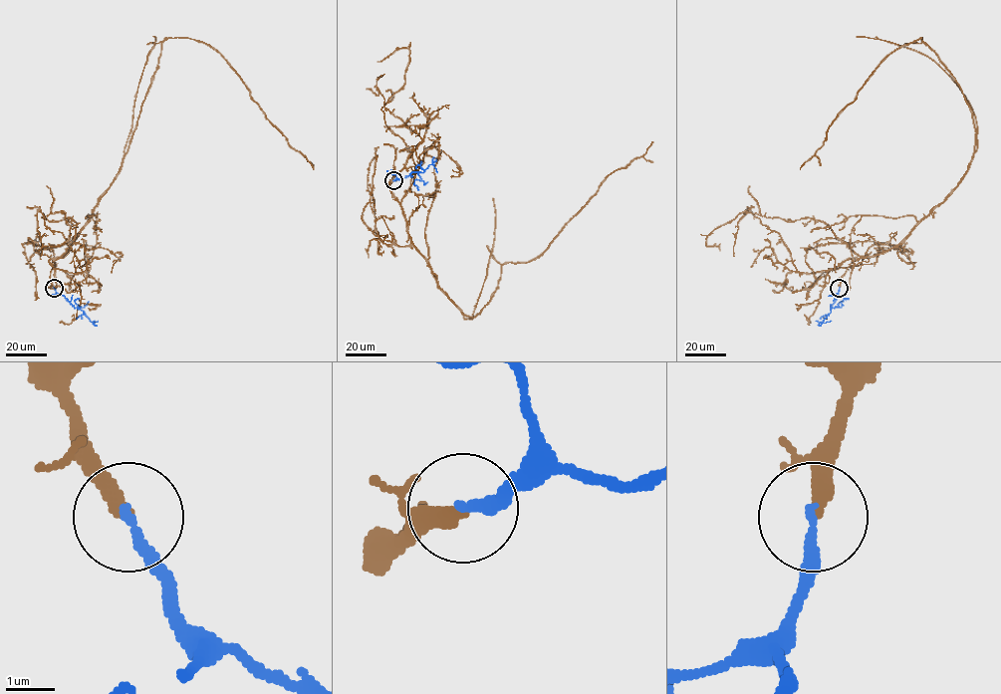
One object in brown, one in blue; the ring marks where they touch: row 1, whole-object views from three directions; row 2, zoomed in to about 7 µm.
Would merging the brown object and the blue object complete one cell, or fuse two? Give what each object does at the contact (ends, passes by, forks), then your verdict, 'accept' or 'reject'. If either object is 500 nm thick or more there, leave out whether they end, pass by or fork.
brown ends there; blue ends there; accept

